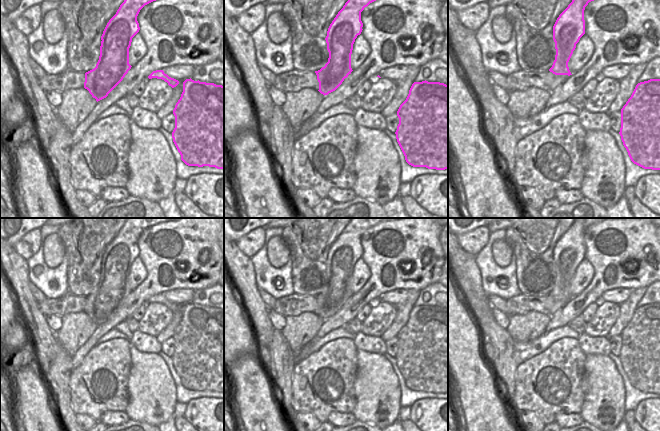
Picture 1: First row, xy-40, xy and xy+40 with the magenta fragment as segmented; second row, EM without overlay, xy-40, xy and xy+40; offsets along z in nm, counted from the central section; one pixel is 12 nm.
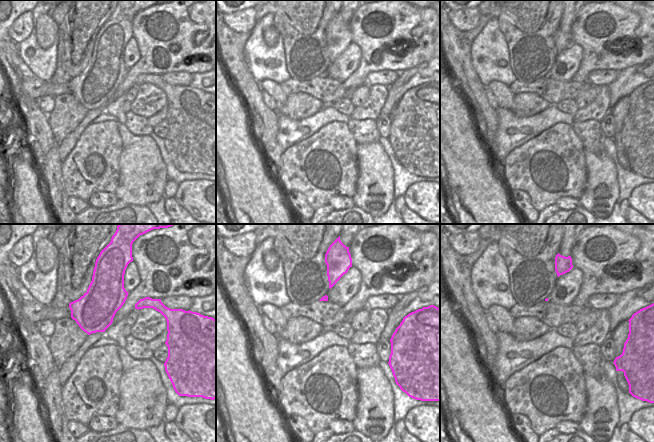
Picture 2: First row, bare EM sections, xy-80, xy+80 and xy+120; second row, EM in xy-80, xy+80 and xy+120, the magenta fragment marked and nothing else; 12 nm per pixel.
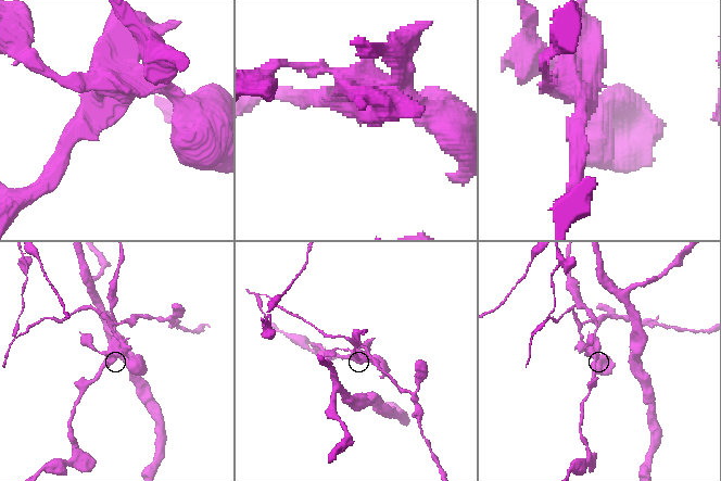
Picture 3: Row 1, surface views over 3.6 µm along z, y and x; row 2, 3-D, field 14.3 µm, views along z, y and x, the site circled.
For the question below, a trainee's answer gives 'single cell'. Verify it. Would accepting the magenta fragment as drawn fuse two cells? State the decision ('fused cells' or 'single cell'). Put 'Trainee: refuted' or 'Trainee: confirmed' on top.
Trainee: refuted
fused cells

